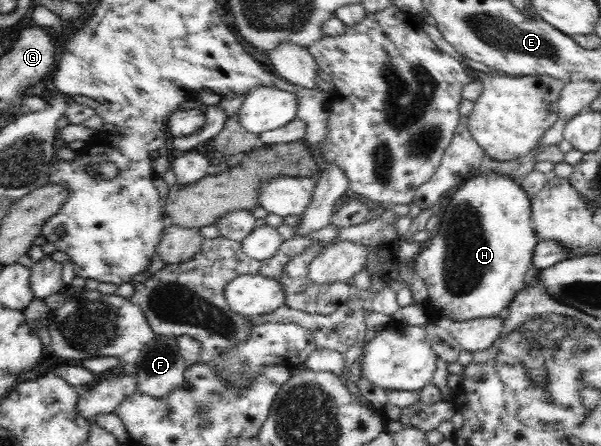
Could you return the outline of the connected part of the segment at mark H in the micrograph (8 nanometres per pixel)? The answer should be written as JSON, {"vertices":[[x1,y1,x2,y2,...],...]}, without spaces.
{"vertices":[[494,172,479,173,465,180,453,197,446,200,440,224,412,264,419,280,427,286,425,302,429,321,449,318,463,322,501,316,515,295,526,287,526,274,533,265,534,248,539,240,531,220,531,201,515,180]]}

